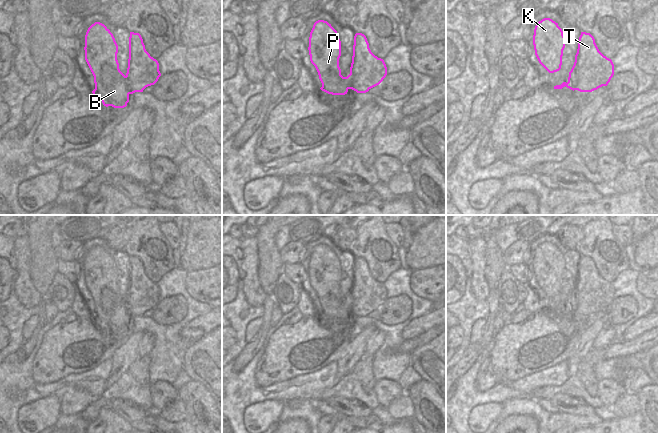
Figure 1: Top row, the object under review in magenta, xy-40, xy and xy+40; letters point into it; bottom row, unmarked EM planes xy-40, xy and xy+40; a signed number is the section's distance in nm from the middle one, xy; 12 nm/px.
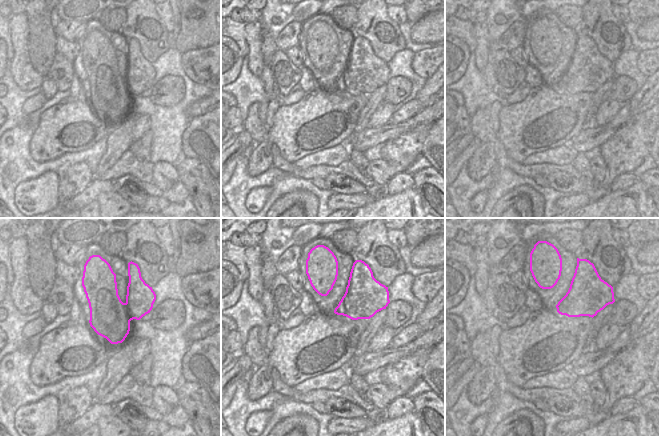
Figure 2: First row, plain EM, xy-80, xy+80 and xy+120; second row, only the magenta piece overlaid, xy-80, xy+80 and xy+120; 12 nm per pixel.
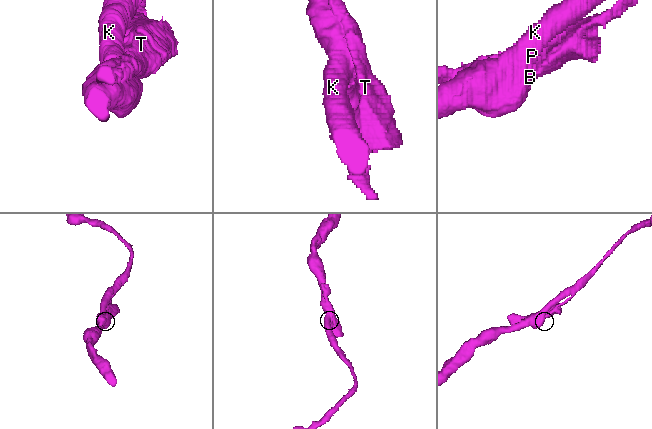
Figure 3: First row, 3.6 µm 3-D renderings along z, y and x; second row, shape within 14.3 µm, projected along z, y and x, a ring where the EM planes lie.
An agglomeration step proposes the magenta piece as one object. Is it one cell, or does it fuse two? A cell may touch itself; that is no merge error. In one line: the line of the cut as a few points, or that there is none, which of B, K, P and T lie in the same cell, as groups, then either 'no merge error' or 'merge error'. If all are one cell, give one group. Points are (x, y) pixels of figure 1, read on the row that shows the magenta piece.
no cut; B K P T; no merge error

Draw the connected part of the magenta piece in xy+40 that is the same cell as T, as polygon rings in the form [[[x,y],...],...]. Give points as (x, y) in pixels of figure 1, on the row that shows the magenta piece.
[[[581,32],[568,82],[554,86],[554,89],[562,89],[566,86],[573,91],[592,92],[602,86],[607,86],[613,75],[612,60],[599,51],[590,33]]]

